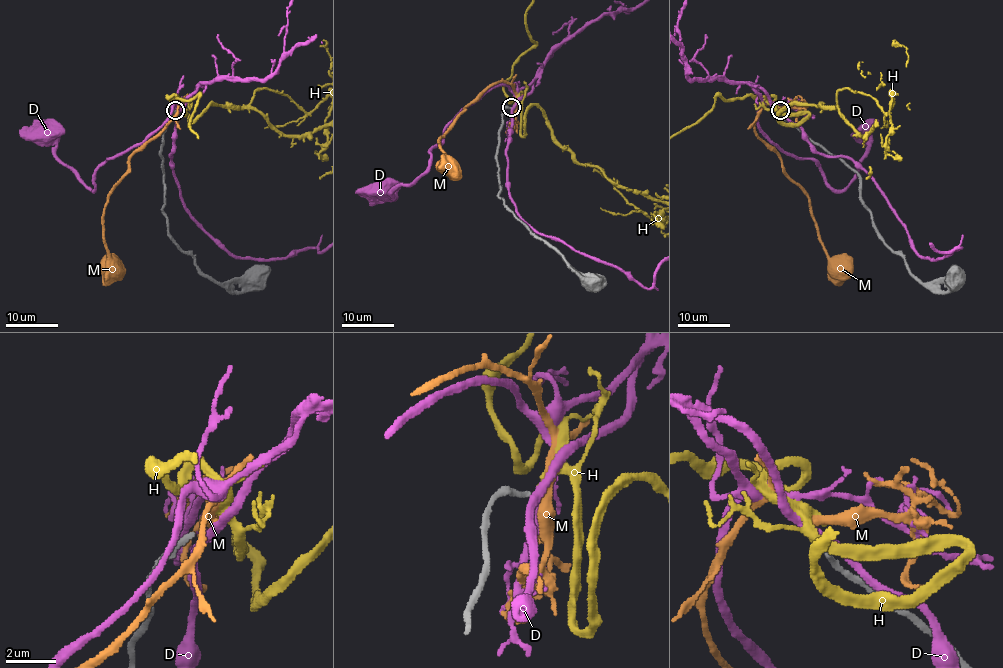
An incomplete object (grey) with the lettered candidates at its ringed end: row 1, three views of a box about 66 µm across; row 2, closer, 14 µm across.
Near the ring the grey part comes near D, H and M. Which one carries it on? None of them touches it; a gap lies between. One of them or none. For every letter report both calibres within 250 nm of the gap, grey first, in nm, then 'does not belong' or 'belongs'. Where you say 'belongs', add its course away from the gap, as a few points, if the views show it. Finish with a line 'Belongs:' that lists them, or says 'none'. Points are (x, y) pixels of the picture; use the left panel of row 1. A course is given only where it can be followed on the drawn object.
D: calibres 220 and 320 nm; does not belong
H: calibres 220 and 200 nm; belongs
M: calibres 220 and 400 nm; does not belong
Belongs: H

